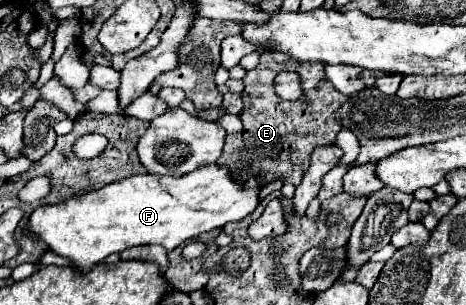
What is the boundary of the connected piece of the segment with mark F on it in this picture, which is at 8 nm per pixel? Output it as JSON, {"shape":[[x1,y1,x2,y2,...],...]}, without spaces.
{"shape":[[220,164,198,166,196,170,184,176,156,176,156,174,136,174,124,180,118,180,102,190,94,190,90,194,82,194,78,198,70,198,58,206,40,206,34,210,26,224,26,232,38,236,48,248,60,256,72,260,76,268,88,272,92,266,100,264,108,254,122,252,132,246,142,244,160,244,166,250,174,250,176,246,188,242,190,238,222,228,228,222,240,222,248,214,256,210,260,202,260,178,250,178,246,184,234,182,230,170]]}

